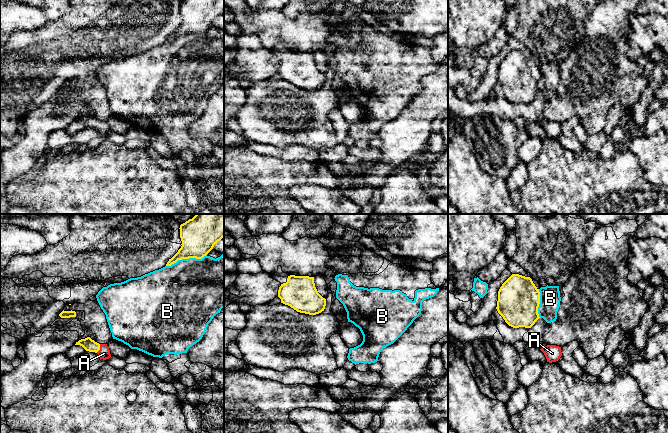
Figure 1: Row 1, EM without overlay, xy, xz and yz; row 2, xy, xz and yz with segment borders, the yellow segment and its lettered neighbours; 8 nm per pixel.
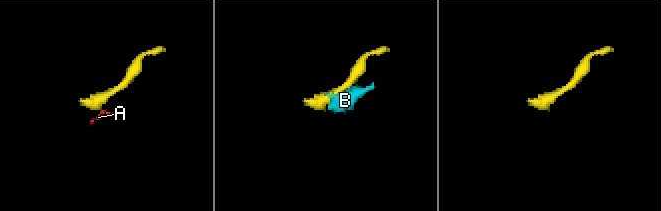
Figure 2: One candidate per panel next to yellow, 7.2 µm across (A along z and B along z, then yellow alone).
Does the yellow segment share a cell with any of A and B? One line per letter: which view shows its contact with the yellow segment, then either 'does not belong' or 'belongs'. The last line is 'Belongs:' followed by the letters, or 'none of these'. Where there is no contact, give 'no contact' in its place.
A: xy | belongs
B: xy | does not belong
Belongs: A

